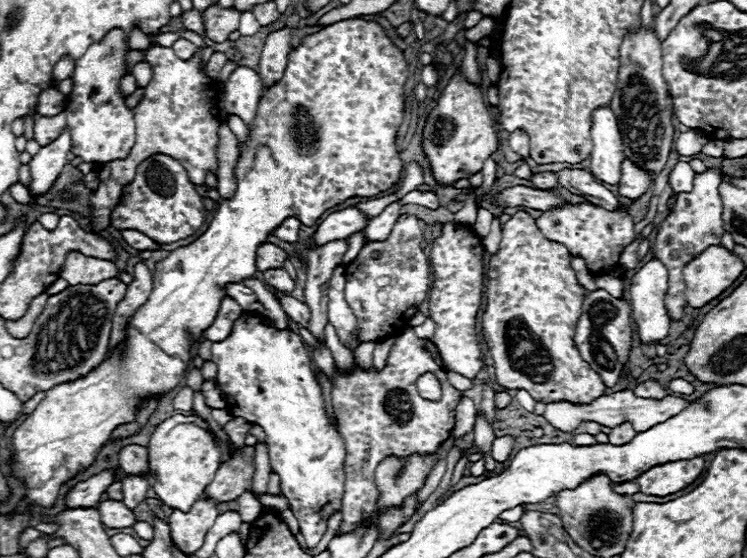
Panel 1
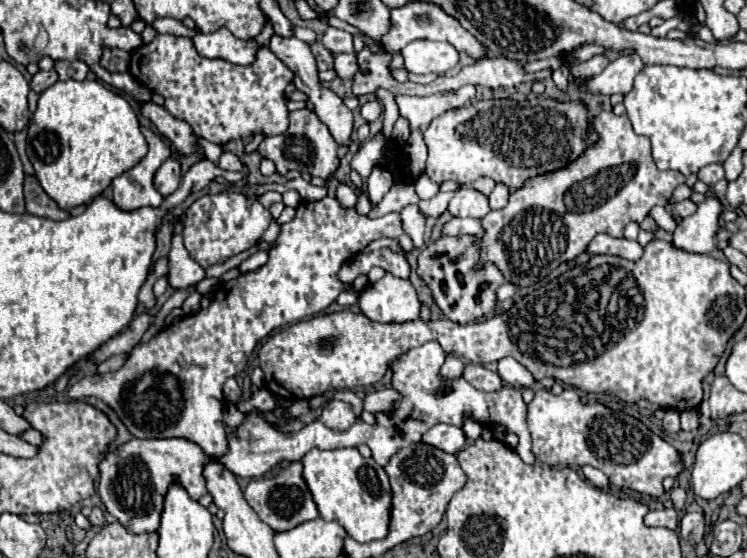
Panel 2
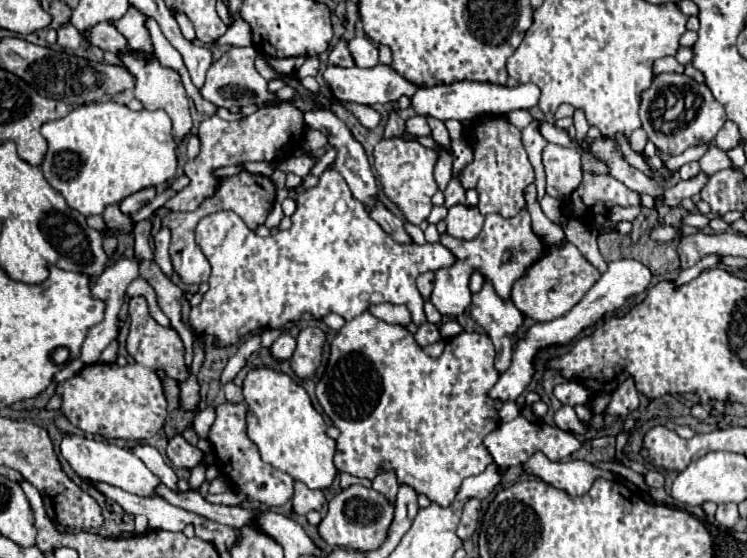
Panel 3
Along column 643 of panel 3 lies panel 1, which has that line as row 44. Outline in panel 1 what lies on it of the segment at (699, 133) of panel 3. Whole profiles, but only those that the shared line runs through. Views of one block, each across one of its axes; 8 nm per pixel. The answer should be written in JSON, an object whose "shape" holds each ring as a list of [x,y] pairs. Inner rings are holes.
{"shape":[[[112,30],[104,42],[92,44],[86,54],[76,62],[74,88],[66,102],[66,126],[72,132],[72,152],[84,162],[98,162],[100,166],[124,158],[136,138],[134,114],[124,106],[124,96],[118,92],[118,82],[126,74],[124,58],[130,52],[128,40],[120,30]]]}

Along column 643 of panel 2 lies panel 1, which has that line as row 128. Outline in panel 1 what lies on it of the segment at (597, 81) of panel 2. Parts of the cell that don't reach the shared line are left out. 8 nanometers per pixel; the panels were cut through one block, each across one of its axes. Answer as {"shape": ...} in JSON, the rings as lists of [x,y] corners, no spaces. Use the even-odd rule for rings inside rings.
{"shape":[[[62,128],[60,136],[50,142],[48,146],[40,148],[40,152],[30,160],[30,172],[32,172],[32,186],[30,192],[34,196],[46,192],[52,182],[62,172],[66,160],[66,154],[72,150],[72,134],[68,128]]]}

